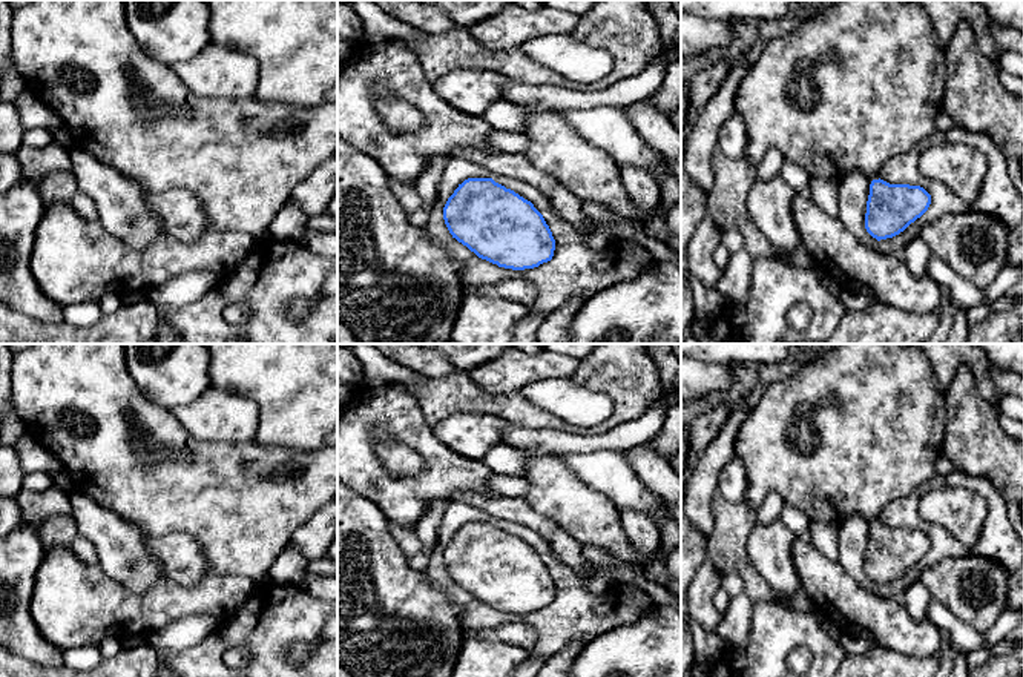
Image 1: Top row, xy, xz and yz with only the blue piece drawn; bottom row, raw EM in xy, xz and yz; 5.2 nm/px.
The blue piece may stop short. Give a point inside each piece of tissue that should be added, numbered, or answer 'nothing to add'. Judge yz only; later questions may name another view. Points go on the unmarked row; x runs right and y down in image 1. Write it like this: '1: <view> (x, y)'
1: yz (853, 429)

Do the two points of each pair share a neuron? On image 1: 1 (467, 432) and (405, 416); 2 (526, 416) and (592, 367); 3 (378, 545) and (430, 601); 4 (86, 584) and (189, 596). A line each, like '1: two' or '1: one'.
1: two
2: one
3: one
4: one

